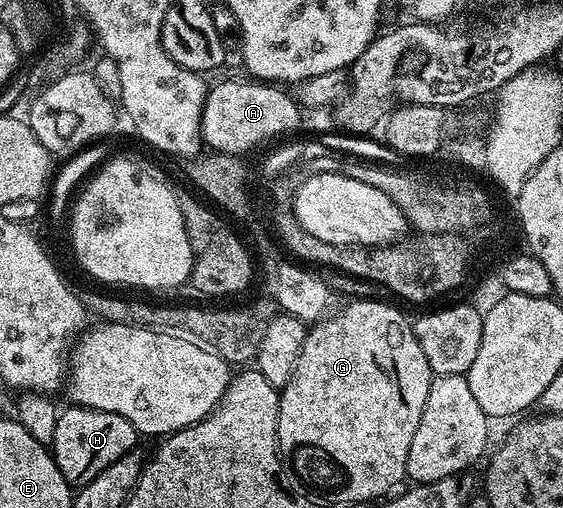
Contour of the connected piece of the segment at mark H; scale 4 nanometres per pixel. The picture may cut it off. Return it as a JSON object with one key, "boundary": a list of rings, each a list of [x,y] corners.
{"boundary":[[[67,405],[67,408],[63,407],[58,412],[49,450],[65,481],[70,483],[72,488],[78,489],[93,481],[93,477],[97,477],[101,469],[109,469],[113,461],[136,450],[135,439],[137,440],[136,429],[132,423],[125,421],[125,417],[117,413],[94,411],[91,407]]]}

